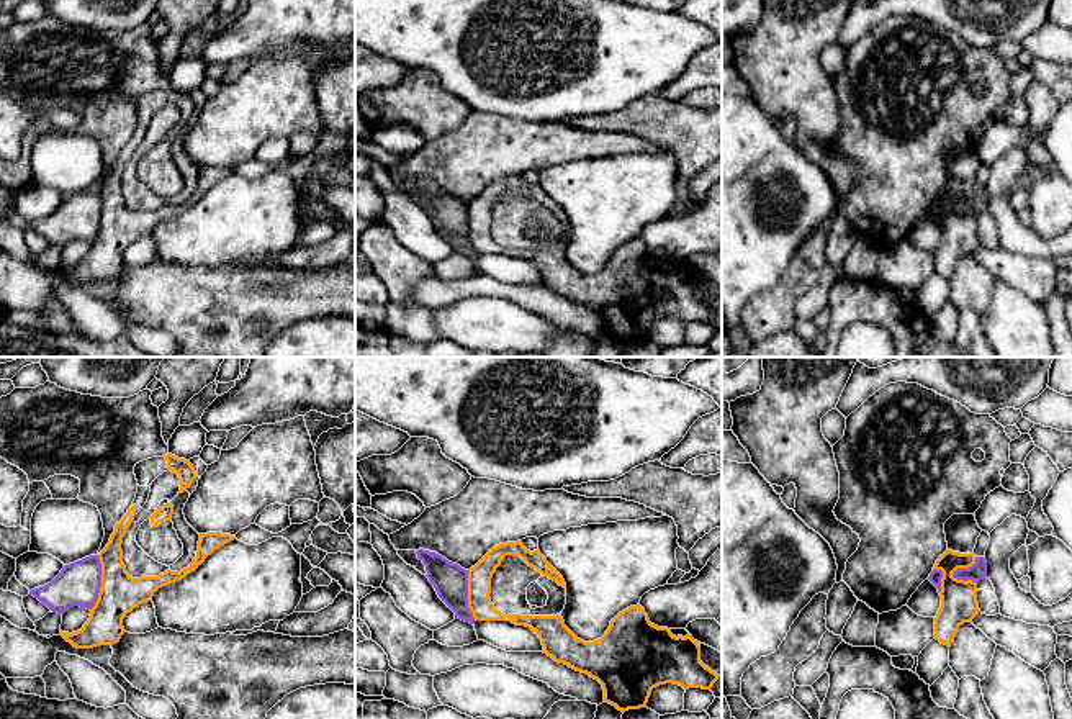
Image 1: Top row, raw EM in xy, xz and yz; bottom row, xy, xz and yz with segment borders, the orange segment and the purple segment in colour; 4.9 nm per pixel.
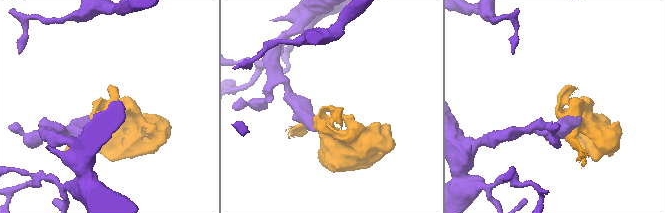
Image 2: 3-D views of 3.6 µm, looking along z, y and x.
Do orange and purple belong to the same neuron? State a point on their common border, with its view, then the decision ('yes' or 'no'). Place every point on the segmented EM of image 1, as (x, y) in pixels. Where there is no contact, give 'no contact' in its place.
meets orange in xy at (102, 583); no

